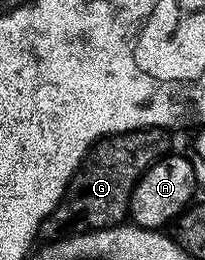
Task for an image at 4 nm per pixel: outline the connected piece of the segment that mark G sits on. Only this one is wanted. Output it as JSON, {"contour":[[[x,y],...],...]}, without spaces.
{"contour":[[[141,127],[138,131],[120,131],[117,135],[106,135],[96,144],[81,170],[73,176],[65,198],[41,222],[40,238],[50,241],[66,233],[126,222],[135,185],[143,177],[143,173],[151,169],[151,165],[170,154],[169,135],[170,132],[164,127]]]}

